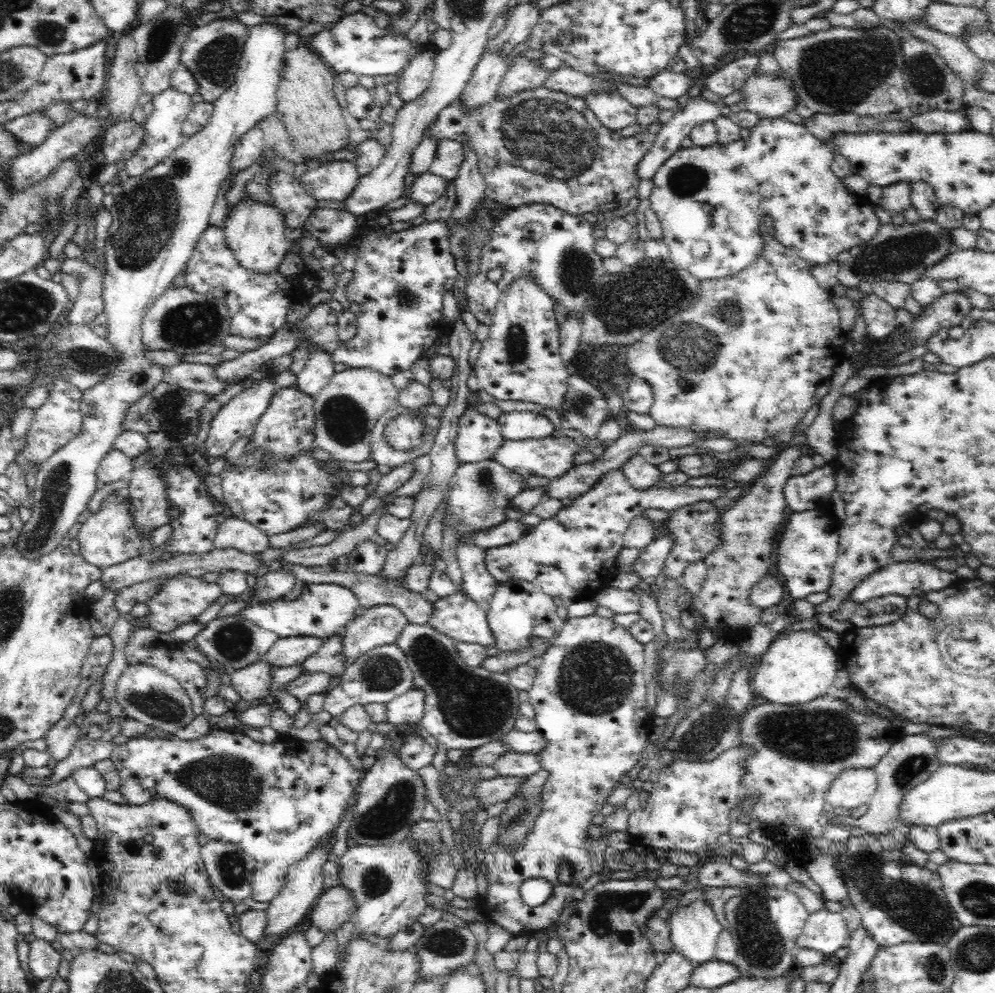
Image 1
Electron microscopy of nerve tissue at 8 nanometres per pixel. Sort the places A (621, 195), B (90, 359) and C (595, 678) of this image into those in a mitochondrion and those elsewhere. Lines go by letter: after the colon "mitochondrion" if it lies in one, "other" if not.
A: other
B: mitochondrion
C: mitochondrion

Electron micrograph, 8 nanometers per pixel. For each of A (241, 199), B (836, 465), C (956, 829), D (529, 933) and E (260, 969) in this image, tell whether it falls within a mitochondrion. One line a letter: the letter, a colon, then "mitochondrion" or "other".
A: other
B: other
C: other
D: other
E: other

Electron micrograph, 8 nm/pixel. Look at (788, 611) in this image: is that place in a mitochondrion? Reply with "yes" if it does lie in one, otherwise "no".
no

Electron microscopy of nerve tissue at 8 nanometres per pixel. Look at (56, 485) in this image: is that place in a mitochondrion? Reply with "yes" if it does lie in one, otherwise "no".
yes

